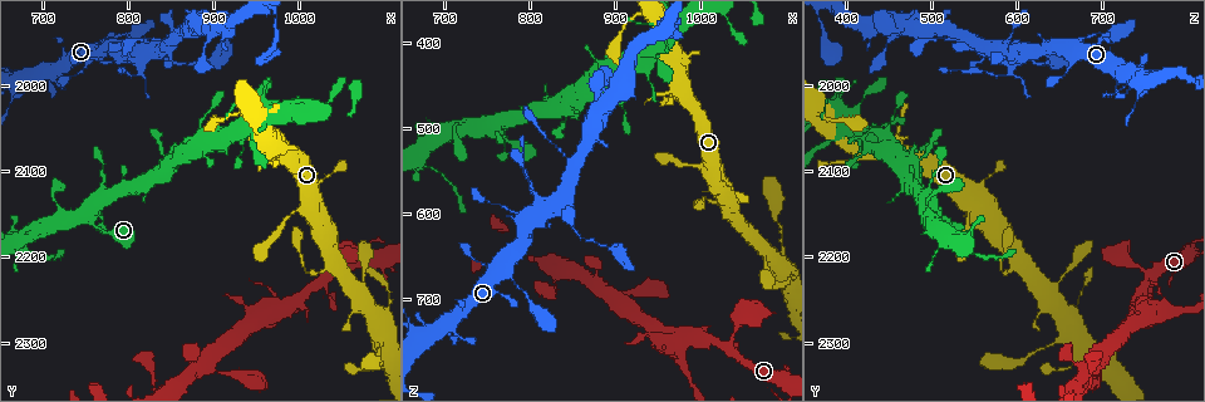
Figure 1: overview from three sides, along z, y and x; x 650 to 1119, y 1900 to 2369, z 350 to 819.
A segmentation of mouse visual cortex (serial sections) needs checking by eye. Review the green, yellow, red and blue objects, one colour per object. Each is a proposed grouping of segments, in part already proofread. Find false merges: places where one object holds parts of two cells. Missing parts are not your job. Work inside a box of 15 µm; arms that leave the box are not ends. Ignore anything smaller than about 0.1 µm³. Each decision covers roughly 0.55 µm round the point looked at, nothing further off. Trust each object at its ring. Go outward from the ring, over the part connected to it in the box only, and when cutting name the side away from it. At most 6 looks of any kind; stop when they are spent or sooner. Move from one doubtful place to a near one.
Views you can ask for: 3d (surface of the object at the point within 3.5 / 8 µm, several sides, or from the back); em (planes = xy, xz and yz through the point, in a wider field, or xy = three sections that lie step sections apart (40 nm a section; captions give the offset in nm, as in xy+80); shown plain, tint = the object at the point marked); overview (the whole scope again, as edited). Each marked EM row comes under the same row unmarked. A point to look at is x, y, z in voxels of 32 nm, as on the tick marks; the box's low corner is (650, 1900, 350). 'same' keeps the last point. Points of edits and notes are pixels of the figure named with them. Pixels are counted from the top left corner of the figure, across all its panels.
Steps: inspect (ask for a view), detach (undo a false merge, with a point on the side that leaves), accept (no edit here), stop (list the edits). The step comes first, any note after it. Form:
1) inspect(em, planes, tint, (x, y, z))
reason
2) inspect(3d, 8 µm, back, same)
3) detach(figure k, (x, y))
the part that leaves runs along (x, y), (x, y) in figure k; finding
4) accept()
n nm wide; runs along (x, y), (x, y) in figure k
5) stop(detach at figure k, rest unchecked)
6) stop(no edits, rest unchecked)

inspect(3d, 3.5 µm, (1005, 2220, 585))

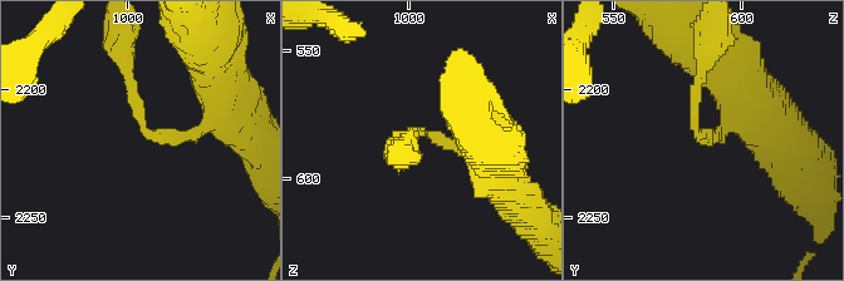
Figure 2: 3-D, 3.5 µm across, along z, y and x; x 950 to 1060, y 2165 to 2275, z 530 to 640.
inspect(em, xy, step 5, tint, (1008, 2217, 584))
now the EM

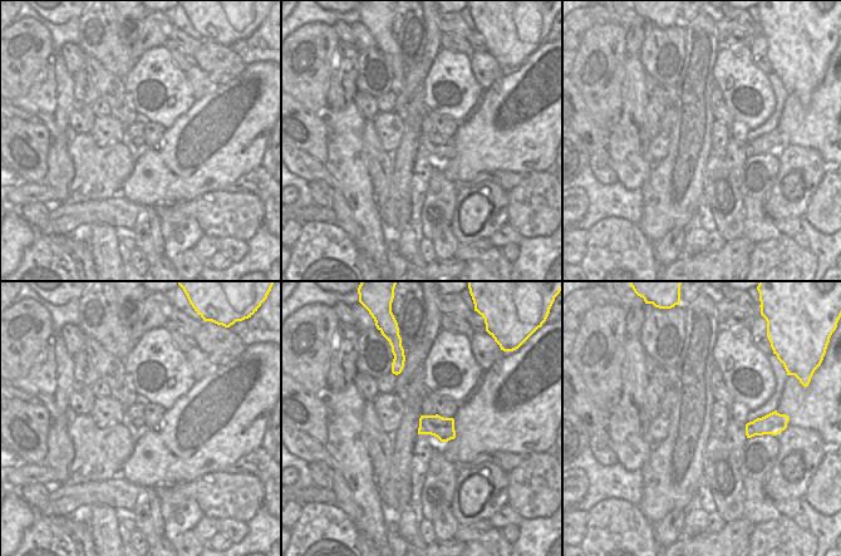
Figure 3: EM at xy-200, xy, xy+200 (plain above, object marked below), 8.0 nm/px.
accept()
runs along (216, 109), (197, 133), (151, 133), (124, 60) in figure 2; all the same cell

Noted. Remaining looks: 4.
inspect(3d, 8 µm, (985, 2255, 745))
calibre changes

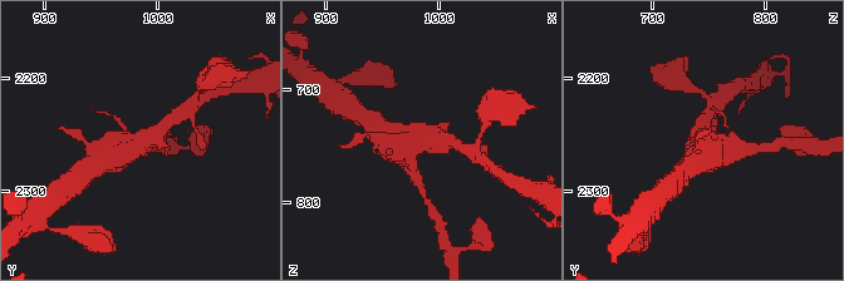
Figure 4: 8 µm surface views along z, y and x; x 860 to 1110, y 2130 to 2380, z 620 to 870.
inspect(3d, 3.5 µm, (984, 2260, 744))
closer look

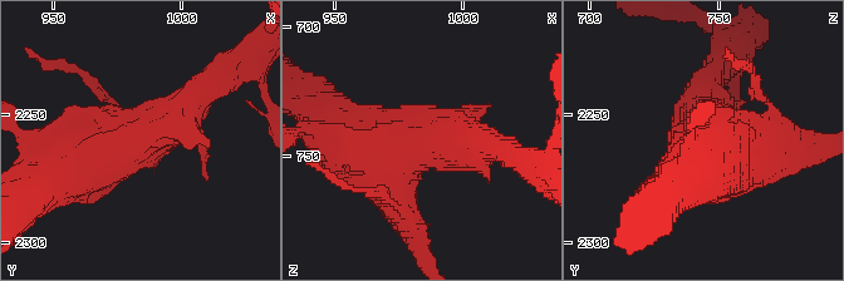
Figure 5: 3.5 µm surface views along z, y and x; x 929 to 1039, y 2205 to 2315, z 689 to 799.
inspect(em, xy, step 5, tint, (984, 2258, 746))
now the EM

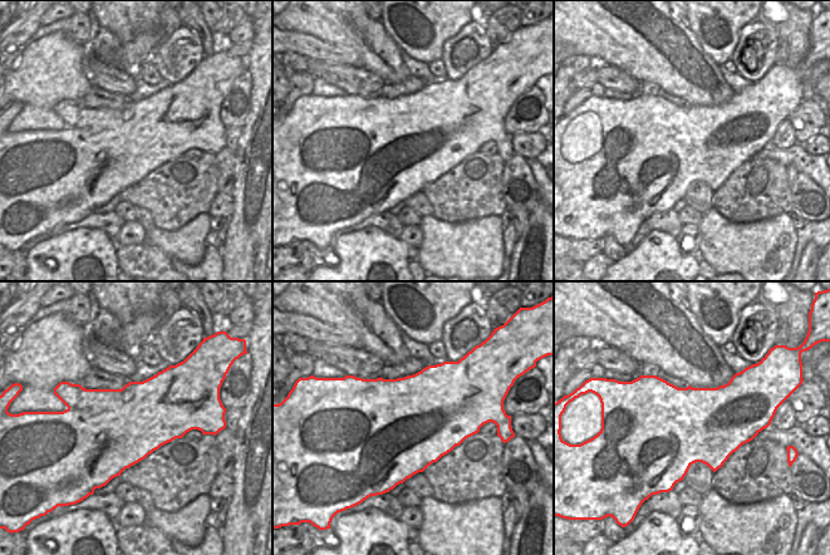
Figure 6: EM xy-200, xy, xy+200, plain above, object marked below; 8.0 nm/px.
accept()
runs along (186, 107), (175, 119), (47, 181) in figure 5; one cell here

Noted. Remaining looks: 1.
stop(no edits, rest unchecked)

